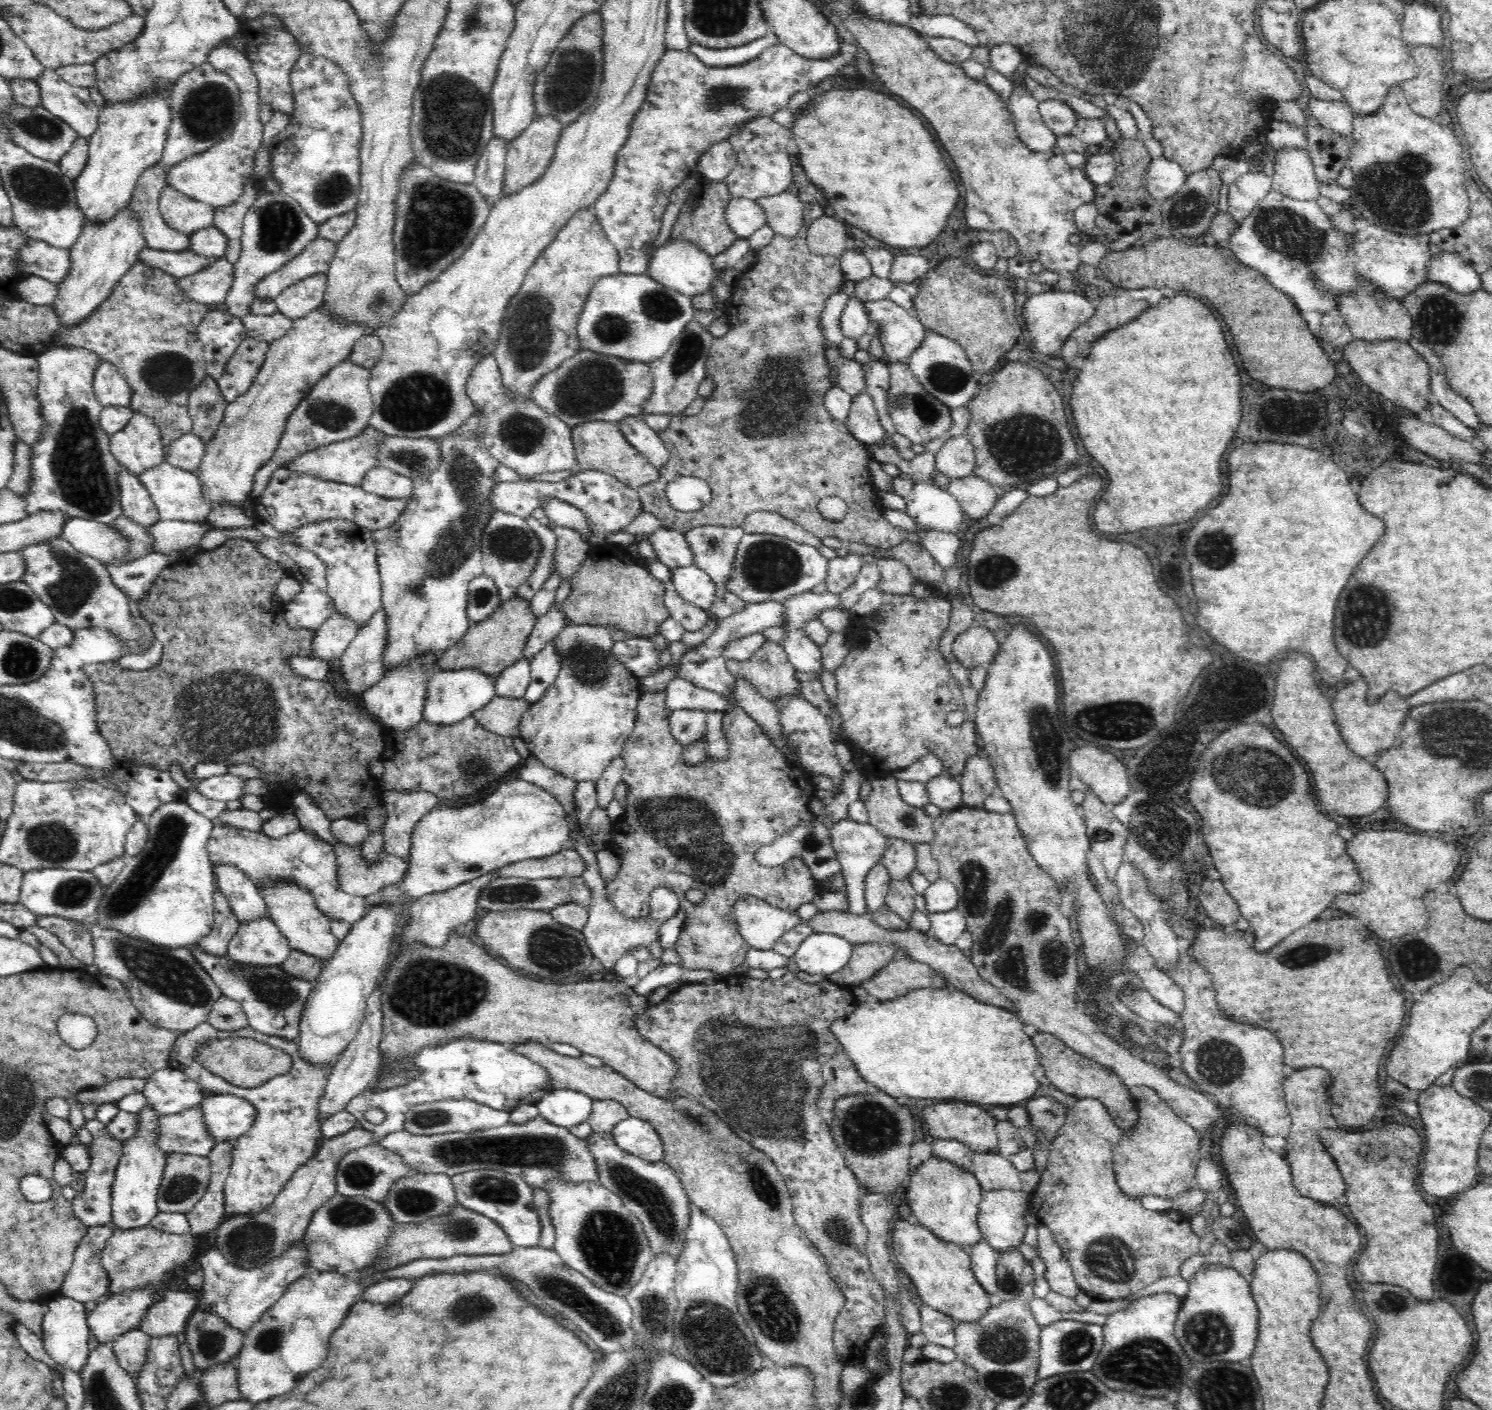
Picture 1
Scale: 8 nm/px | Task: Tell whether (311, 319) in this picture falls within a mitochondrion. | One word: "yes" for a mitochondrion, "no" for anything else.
no

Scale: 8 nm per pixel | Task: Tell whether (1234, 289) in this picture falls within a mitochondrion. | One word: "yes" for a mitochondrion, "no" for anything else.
no

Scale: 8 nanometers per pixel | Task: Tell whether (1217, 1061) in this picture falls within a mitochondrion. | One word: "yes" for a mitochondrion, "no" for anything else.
yes

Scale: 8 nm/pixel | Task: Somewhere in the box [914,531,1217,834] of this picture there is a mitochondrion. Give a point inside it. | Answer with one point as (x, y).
(1049, 744)

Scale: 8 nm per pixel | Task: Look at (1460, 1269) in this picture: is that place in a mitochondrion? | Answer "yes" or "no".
no

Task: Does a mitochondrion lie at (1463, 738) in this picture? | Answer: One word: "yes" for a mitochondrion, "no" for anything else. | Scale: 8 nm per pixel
yes

